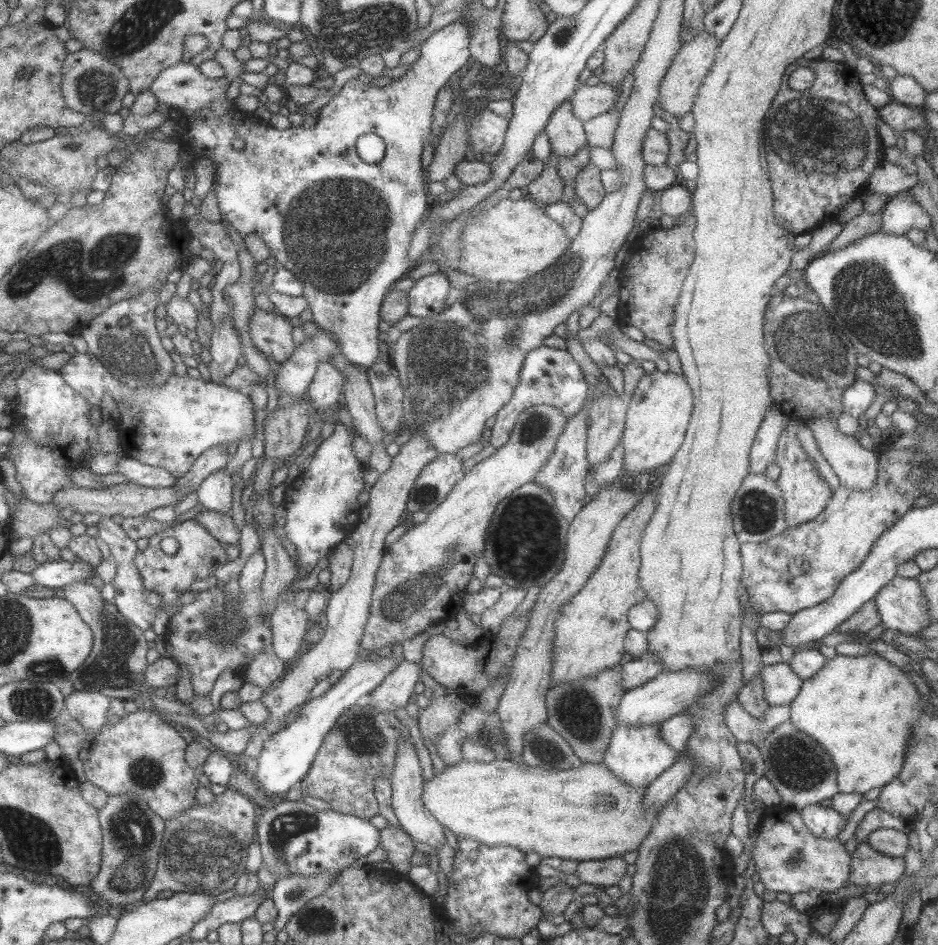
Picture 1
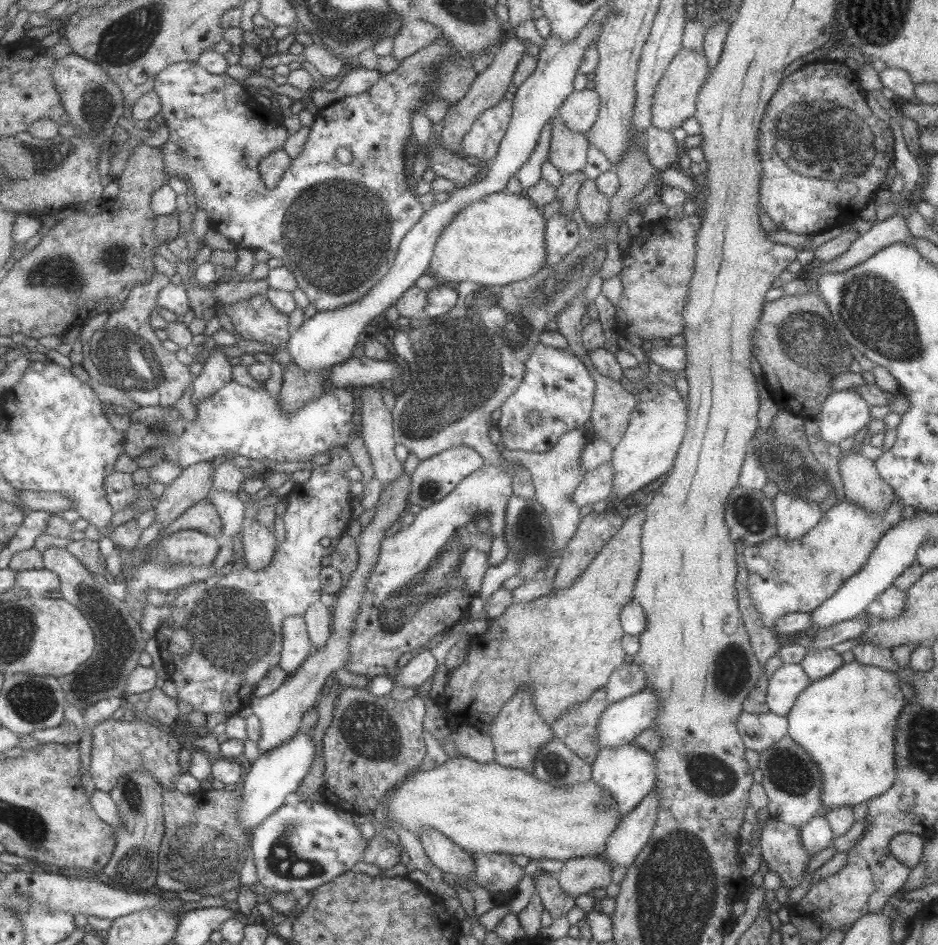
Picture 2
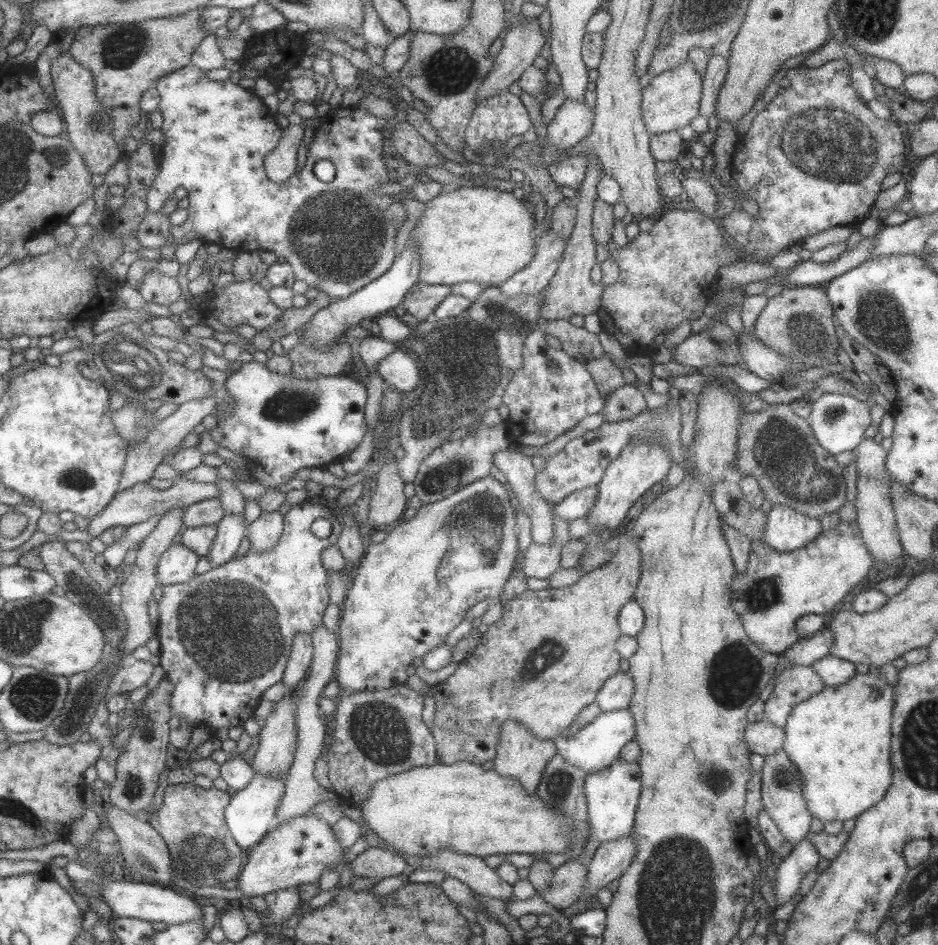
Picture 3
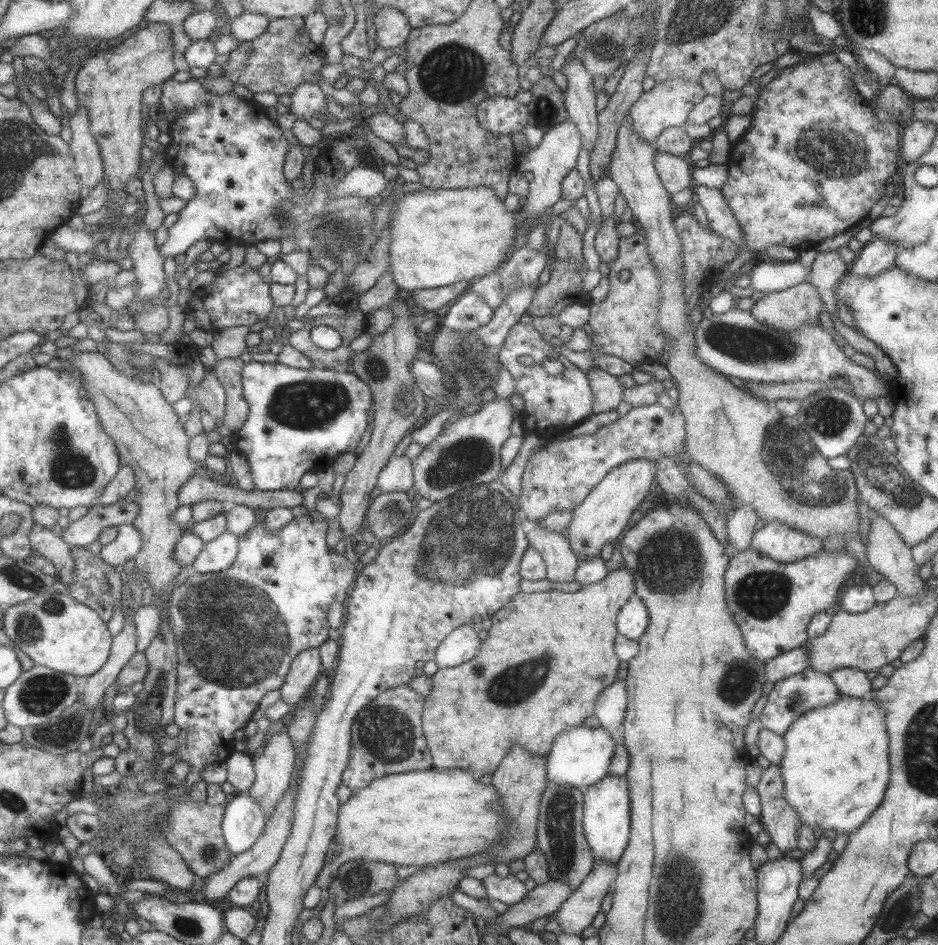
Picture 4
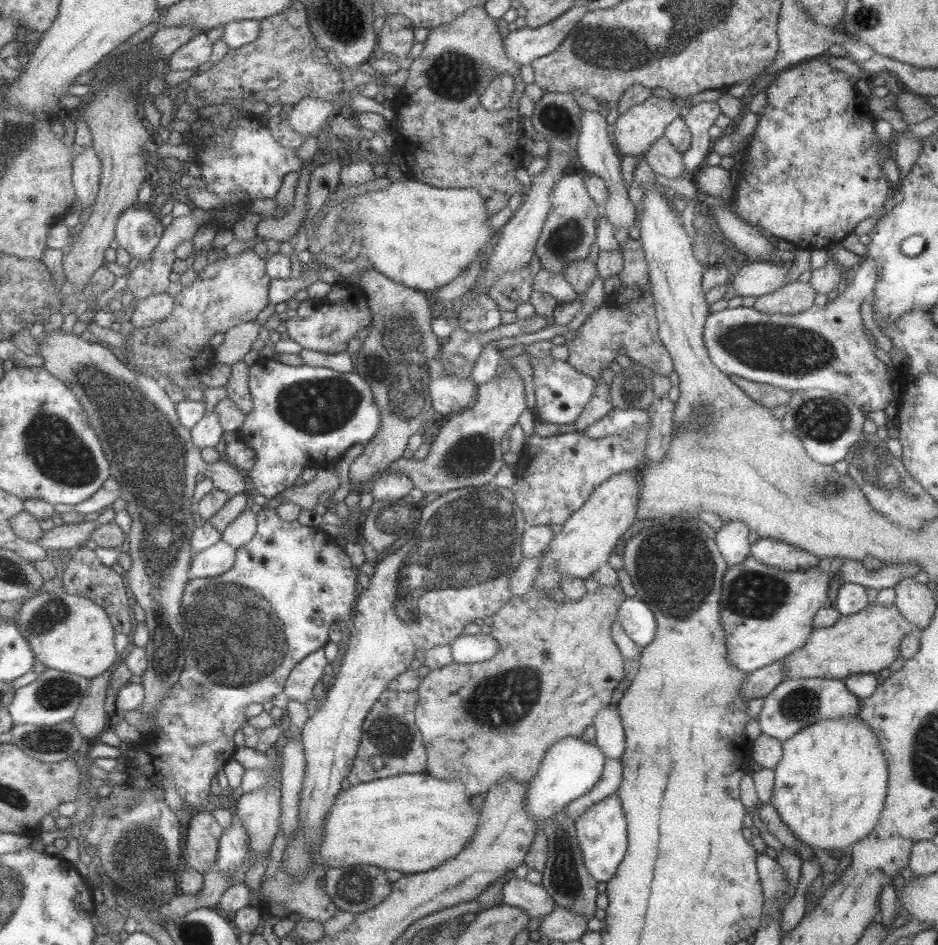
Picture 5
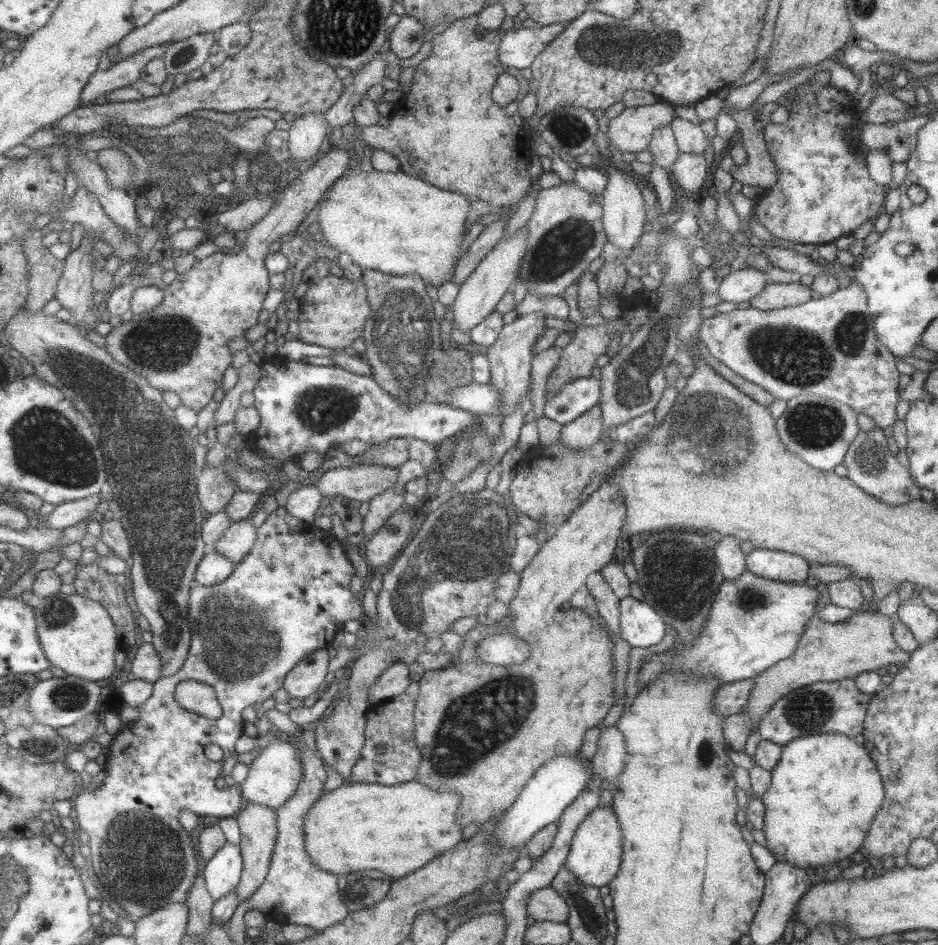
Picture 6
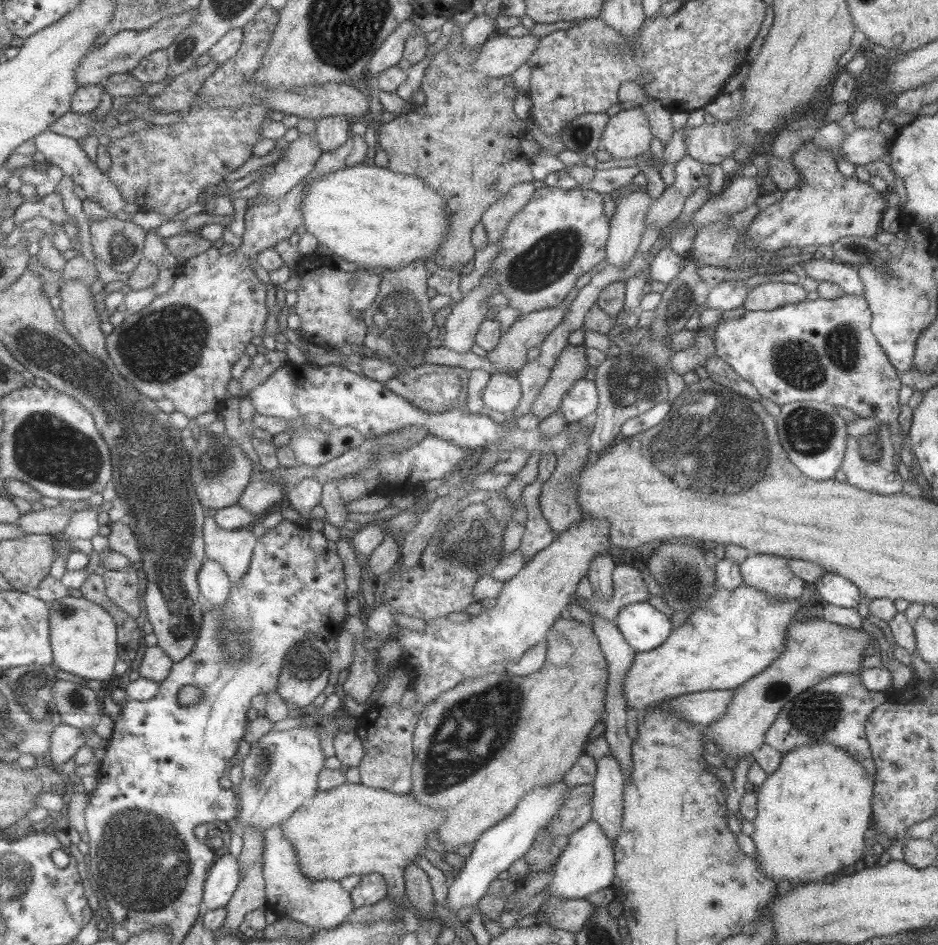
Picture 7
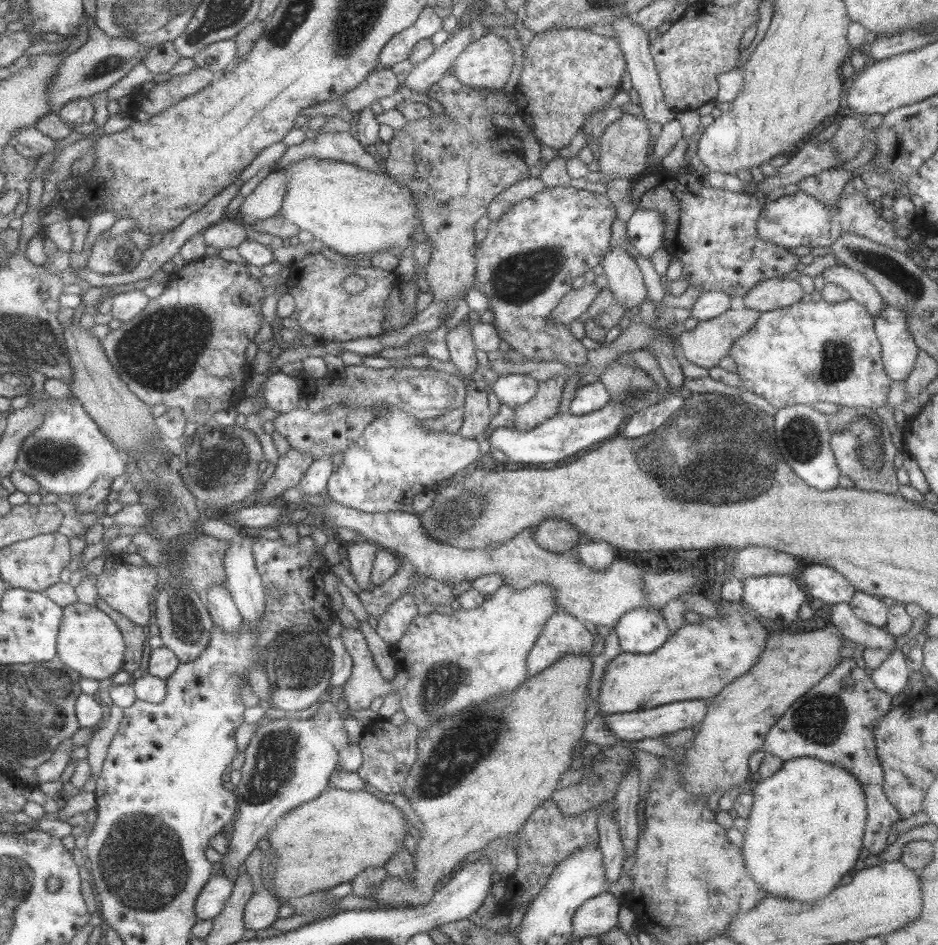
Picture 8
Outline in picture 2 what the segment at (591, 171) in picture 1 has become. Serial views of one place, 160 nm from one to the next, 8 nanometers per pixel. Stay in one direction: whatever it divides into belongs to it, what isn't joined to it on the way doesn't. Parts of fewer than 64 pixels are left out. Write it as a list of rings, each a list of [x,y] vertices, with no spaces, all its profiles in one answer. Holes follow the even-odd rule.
[[[584,179],[576,194],[582,218],[589,226],[604,223],[608,213],[608,198],[599,192],[593,179]]]

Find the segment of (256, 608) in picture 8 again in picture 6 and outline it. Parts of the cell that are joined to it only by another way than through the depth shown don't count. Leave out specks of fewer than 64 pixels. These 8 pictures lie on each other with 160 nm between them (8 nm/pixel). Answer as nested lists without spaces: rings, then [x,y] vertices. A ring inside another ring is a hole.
[[[247,517],[235,522],[231,521],[220,539],[210,549],[221,554],[235,566],[249,554],[255,539],[256,527],[251,522],[251,518]]]

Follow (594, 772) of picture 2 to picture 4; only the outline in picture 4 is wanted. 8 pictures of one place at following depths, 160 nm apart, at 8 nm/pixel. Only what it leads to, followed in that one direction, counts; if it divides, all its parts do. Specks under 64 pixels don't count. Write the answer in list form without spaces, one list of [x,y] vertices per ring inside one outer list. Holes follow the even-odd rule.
[[[605,776],[593,786],[582,791],[584,804],[582,809],[582,830],[595,859],[615,861],[627,846],[630,833],[629,790],[627,778],[623,776]]]

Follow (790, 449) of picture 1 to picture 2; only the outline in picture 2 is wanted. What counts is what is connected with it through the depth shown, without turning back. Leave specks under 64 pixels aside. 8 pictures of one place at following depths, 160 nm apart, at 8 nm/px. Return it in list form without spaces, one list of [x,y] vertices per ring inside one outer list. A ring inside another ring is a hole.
[[[777,492],[772,498],[776,516],[776,535],[795,540],[801,538],[822,517],[815,501]]]

